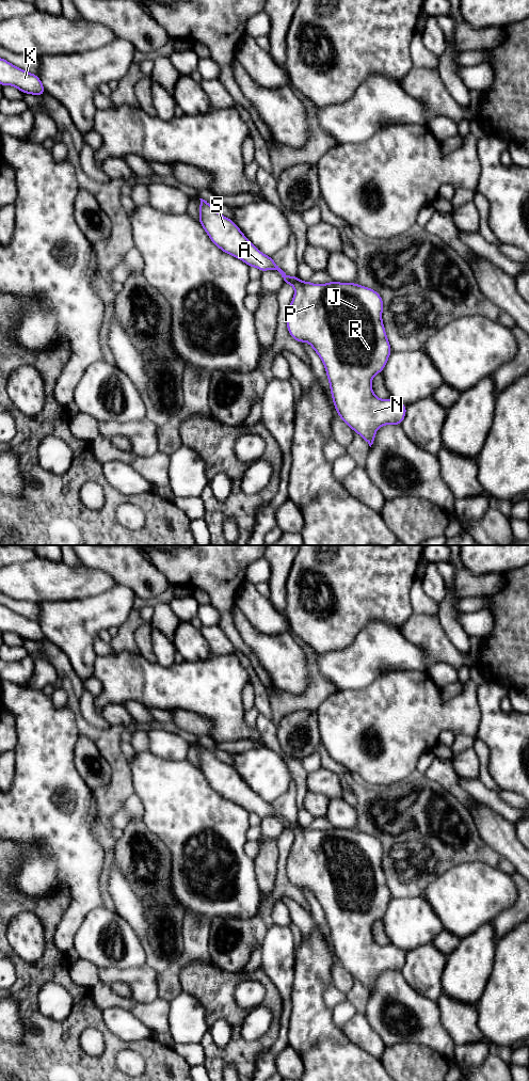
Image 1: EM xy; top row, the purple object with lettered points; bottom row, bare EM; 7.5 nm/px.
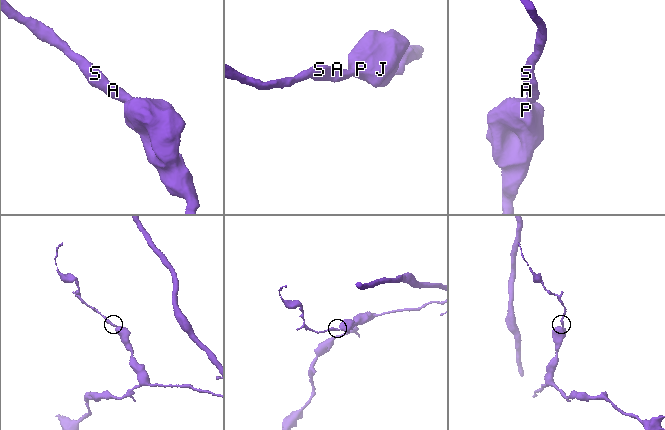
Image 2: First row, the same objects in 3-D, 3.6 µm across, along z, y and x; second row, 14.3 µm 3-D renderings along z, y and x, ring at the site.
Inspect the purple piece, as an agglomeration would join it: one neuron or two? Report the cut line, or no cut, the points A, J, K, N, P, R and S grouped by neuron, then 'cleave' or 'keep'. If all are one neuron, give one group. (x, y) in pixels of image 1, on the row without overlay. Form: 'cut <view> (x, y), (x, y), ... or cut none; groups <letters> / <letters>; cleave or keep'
cut none; groups A J K N P R S; keep

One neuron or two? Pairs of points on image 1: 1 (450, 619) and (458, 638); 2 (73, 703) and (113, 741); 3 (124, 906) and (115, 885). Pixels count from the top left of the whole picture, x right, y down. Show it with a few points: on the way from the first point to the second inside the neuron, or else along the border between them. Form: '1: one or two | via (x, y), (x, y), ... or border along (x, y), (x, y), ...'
1: one | via (450, 623), (457, 634)
2: one | via (78, 716), (93, 733), (100, 737)
3: one | via (124, 901), (119, 890)

